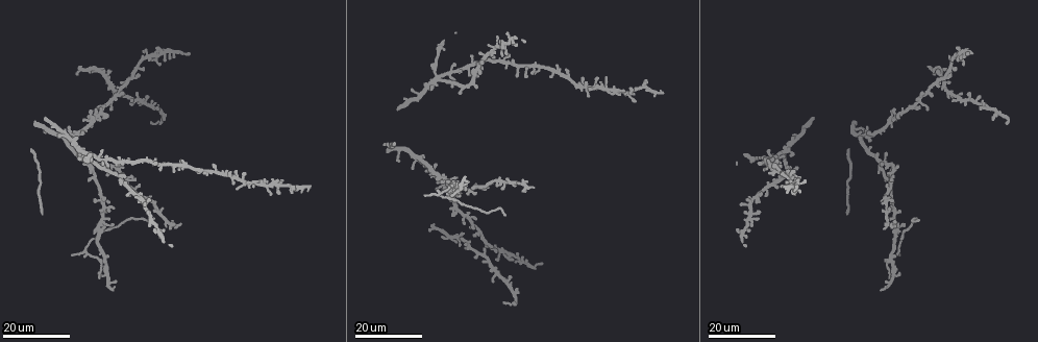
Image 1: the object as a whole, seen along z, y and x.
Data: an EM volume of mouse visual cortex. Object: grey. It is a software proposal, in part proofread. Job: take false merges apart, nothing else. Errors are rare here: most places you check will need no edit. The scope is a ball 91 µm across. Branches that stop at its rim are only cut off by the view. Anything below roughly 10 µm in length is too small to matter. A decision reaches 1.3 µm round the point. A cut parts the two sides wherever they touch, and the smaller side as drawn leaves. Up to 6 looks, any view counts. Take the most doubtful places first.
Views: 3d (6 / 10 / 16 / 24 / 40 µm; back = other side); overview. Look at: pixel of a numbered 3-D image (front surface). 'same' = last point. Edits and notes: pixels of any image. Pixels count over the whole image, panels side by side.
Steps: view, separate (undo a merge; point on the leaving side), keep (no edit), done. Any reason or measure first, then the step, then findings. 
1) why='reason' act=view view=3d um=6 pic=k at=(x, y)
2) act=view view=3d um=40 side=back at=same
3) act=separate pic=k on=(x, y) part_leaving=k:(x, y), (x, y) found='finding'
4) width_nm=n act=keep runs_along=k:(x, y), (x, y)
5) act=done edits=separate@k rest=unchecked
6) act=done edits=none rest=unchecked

why='four arms meet' act=view view=3d um=24 pic=1 at=(889, 261)

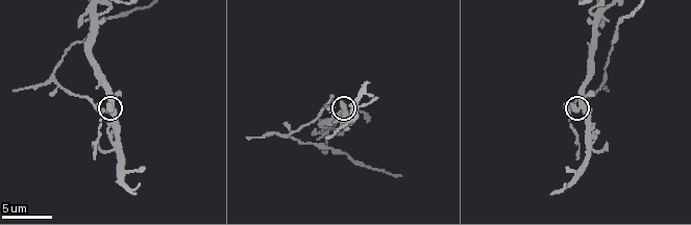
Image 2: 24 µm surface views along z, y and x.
act=view view=3d um=10 pic=2 at=(345, 112)

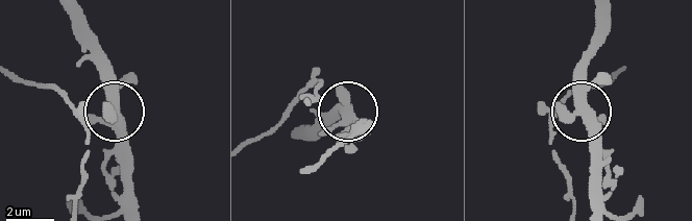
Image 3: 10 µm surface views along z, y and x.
width_nm=430 act=keep runs_along=3:(70, 17), (119, 124), (119, 176) found='continuous, no second cell'

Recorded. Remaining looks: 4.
why='looks like a crossing' act=view view=3d um=24 pic=1 at=(86, 153)

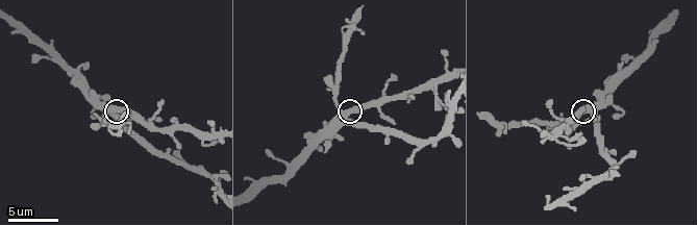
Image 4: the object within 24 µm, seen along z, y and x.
act=view view=3d um=10 pic=4 at=(113, 111)

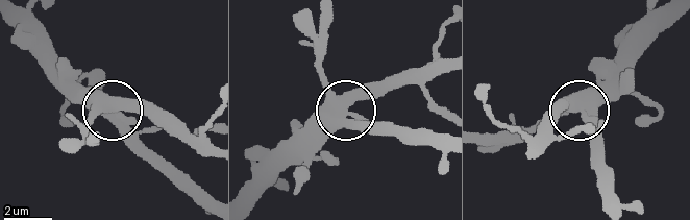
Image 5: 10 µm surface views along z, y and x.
arms=4 act=keep runs_along=5:(249, 198), (339, 115), (351, 113), (397, 137) found='all the same cell'

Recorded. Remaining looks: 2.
why='four-way junction' act=view view=3d um=24 pic=1 at=(461, 240)

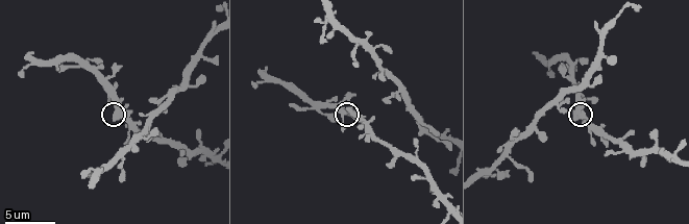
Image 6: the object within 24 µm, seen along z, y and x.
act=view view=3d um=6 pic=6 at=(116, 109)

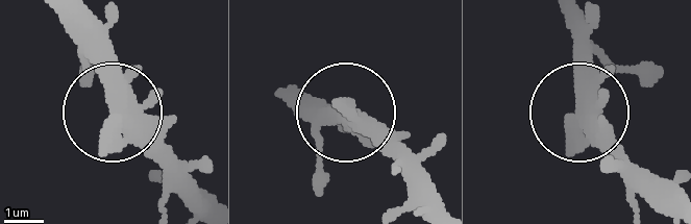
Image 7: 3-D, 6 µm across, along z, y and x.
width_nm=440 act=keep found='continuous, no second cell'

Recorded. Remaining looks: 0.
act=done edits=none rest=unchecked

